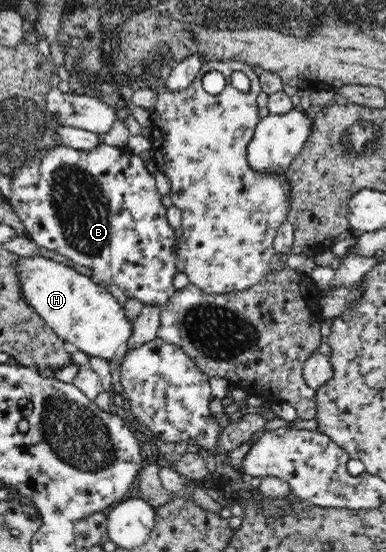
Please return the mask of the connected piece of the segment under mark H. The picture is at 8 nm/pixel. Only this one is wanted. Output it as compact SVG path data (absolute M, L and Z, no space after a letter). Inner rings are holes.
M21 257L18 260L21 289L27 303L36 313L63 339L72 349L83 351L91 357L105 359L111 365L117 363L120 354L126 349L129 337L133 334L132 321L119 304L117 298L107 288L101 288L93 278L77 272L65 263L57 262L49 257Z

